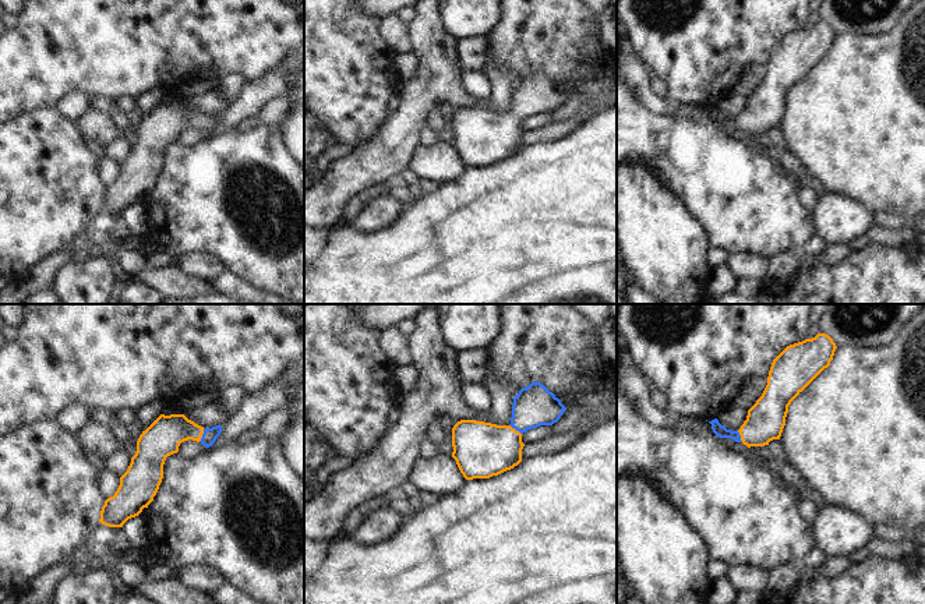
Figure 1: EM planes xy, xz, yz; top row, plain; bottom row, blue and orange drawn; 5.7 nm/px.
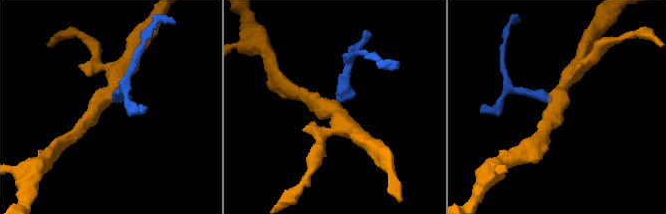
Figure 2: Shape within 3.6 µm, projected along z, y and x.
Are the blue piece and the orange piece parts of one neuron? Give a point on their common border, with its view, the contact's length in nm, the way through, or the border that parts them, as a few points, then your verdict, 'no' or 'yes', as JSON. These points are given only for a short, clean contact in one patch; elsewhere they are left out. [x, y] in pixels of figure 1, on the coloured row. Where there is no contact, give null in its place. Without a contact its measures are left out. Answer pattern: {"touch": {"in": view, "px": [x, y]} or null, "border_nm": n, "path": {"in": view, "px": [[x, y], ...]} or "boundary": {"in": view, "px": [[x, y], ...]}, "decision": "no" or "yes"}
{"touch": {"in": "xy", "px": [202, 435]}, "border_nm": 90, "path": {"in": "xy", "px": [[209, 435], [202, 435], [168, 433], [162, 438]]}, "decision": "yes"}

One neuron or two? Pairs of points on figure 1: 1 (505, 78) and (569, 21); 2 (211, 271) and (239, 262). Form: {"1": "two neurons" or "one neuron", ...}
{"1": "two neurons", "2": "two neurons"}

